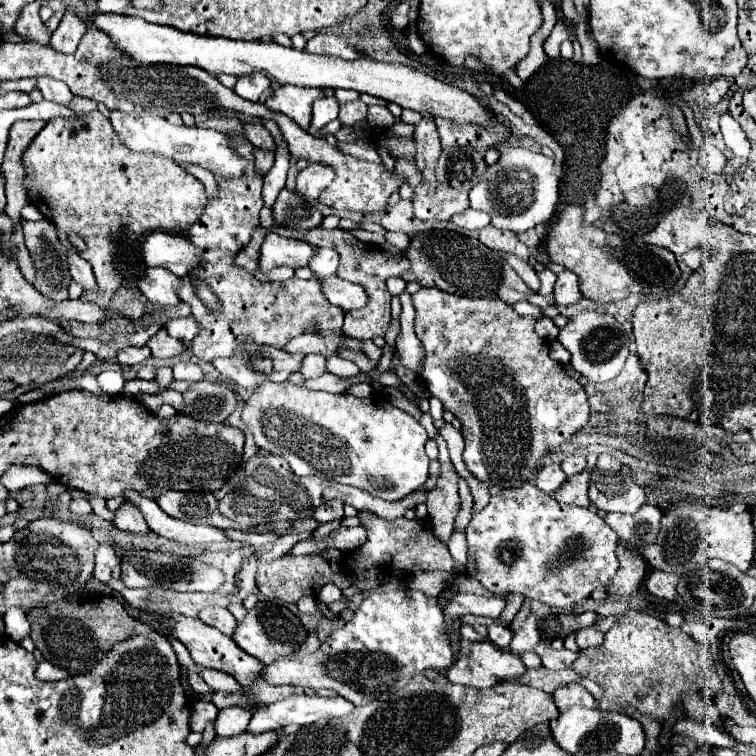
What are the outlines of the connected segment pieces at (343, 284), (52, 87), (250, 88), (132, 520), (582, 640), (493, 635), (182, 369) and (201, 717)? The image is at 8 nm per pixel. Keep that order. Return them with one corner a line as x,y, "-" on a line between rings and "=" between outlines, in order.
331,275
327,279
319,279
319,281
321,281
321,287
323,287
327,301
337,307
343,307
343,311
361,309
367,303
367,295
361,285
347,283
347,281
339,279
337,275
=
41,75
41,77
35,77
35,81
37,81
37,87
39,87
39,91
43,93
43,97
47,101
55,101
55,103
67,105
71,101
71,97
73,97
69,87
63,85
59,79
51,79
47,75
=
245,75
245,77
239,77
233,91
247,99
247,101
259,101
261,93
271,85
271,81
265,77
265,75
=
123,505
115,511
115,519
113,519
117,529
123,531
131,531
131,533
147,533
149,527
141,515
141,511
135,505
=
595,625
579,629
577,631
577,645
579,649
587,649
587,647
597,647
603,643
603,631
599,631
=
499,623
489,625
489,627
487,627
487,635
489,635
489,639
491,639
495,645
499,645
499,647
509,645
509,643
511,643
511,637
513,637
511,629
507,629
507,627
499,625
=
177,363
173,367
173,377
185,379
185,381
199,381
199,379
203,379
203,371
195,363
=
197,701
193,705
193,711
191,711
191,729
195,733
201,733
207,725
207,721
215,719
219,713
219,709
213,705
213,703
205,703
205,701

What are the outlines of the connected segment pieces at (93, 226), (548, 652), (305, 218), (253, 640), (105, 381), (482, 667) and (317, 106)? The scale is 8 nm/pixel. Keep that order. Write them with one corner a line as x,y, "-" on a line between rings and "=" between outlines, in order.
89,111
75,117
55,117
47,121
47,125
25,151
23,165
27,171
25,187
31,205
35,205
43,213
43,217
53,221
59,233
59,241
65,243
69,249
73,249
73,245
67,241
67,231
75,231
79,237
83,237
83,241
87,243
87,251
79,255
93,265
97,285
105,293
117,293
123,287
121,277
113,265
115,247
111,235
119,233
123,227
135,233
137,239
143,239
151,231
183,233
201,217
207,205
207,191
201,181
185,173
175,161
163,159
163,155
155,155
151,151
131,151
119,139
119,135
115,135
109,119
103,117
99,111
=
542,640
536,645
536,650
534,650
534,652
543,659
543,667
553,669
553,671
571,667
573,661
577,659
577,653
567,651
567,649
555,651
548,643
545,643
=
283,189
279,193
273,205
273,217
275,223
279,223
281,227
293,229
313,229
319,227
323,221
323,213
317,207
289,189
=
259,601
249,613
247,617
237,625
235,633
233,633
233,641
249,655
253,655
255,659
259,659
263,665
269,665
285,655
291,655
303,641
305,641
307,631
303,629
301,621
285,607
279,603
263,603
=
105,369
97,375
97,383
101,387
103,393
107,395
121,395
123,393
123,385
125,385
125,379
123,379
123,373
121,371
113,371
113,369
=
471,643
471,653
459,657
447,671
451,683
461,683
477,689
493,687
501,681
519,681
527,667
515,653
503,653
491,643
=
327,89
327,97
317,99
317,101
313,103
313,119
311,119
311,125
309,125
307,133
321,137
321,129
323,129
329,121
337,119
337,113
339,113
339,103
337,103
337,99
333,97
333,91

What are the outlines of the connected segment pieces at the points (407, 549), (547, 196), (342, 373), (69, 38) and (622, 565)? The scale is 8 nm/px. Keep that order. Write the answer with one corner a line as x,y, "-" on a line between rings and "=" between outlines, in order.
359,513
357,515
361,525
367,529
367,541
351,555
351,559
345,559
345,567
349,571
355,569
365,569
369,565
377,565
377,567
387,567
393,573
415,573
415,571
433,571
433,569
441,569
441,571
451,571
453,569
453,559
449,555
447,545
443,545
439,539
433,537
429,523
427,521
409,521
405,517
395,519
395,521
387,521
383,517
377,515
367,515
367,513
=
503,147
495,165
489,165
479,183
469,191
471,207
491,215
491,225
521,233
539,223
551,221
559,201
559,179
553,171
553,159
521,147
=
329,357
327,359
327,371
339,377
355,377
359,375
359,367
353,361
345,361
341,357
=
67,11
61,25
53,31
51,47
61,53
73,53
85,33
85,29
87,29
87,25
77,17
77,13
=
621,543
617,547
617,559
619,559
619,571
607,585
607,591
615,597
629,597
643,581
647,563
637,551
627,549

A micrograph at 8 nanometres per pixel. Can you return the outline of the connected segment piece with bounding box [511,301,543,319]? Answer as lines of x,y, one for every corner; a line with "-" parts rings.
519,301
519,303
513,303
511,305
519,315
531,315
531,317
543,317
541,315
541,311
539,311
539,307
535,307
535,305
531,305
529,301

